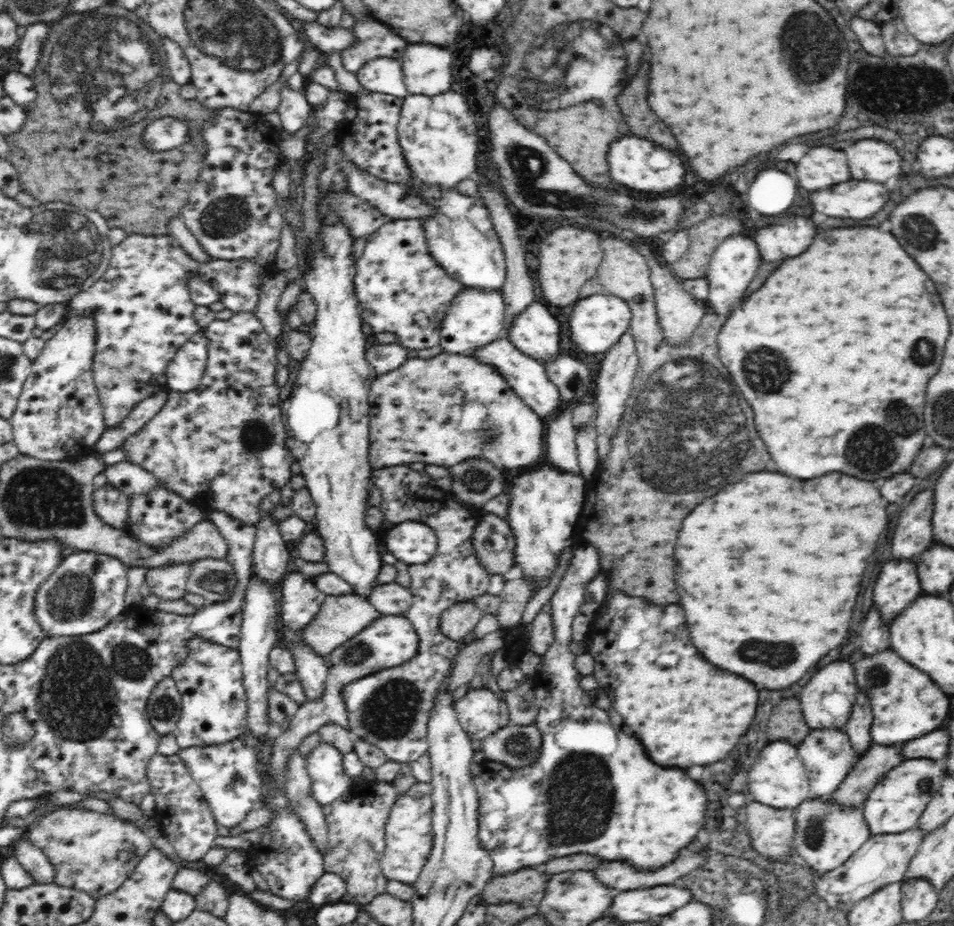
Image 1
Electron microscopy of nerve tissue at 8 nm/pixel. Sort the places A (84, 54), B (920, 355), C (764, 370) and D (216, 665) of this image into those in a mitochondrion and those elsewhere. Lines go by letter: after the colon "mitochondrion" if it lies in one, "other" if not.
A: mitochondrion
B: mitochondrion
C: mitochondrion
D: other

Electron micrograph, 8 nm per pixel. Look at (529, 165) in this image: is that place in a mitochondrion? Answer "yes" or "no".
yes

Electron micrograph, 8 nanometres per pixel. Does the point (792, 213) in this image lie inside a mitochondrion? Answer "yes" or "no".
no

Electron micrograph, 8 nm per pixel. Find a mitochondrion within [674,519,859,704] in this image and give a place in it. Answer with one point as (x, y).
(775, 654)

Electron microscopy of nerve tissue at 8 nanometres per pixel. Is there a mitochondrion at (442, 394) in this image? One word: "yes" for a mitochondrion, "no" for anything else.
no

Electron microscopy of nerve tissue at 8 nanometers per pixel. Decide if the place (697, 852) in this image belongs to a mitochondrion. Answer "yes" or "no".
yes

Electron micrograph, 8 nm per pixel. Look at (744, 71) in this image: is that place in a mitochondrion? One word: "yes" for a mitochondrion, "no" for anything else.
no

